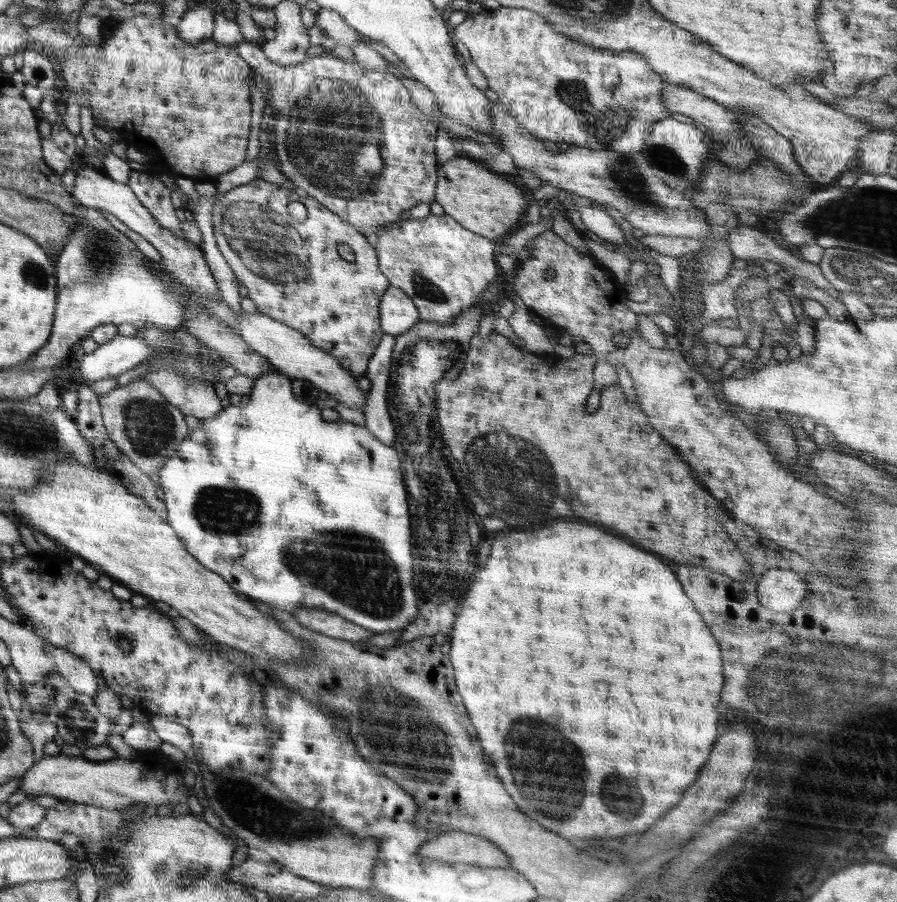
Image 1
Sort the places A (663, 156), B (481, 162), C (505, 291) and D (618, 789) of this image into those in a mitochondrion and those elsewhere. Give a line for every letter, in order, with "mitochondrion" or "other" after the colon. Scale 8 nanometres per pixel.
A: mitochondrion
B: other
C: other
D: mitochondrion

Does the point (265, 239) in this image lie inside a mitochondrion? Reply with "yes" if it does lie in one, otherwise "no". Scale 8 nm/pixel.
yes

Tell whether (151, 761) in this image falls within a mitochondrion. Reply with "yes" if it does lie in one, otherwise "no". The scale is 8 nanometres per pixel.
no

